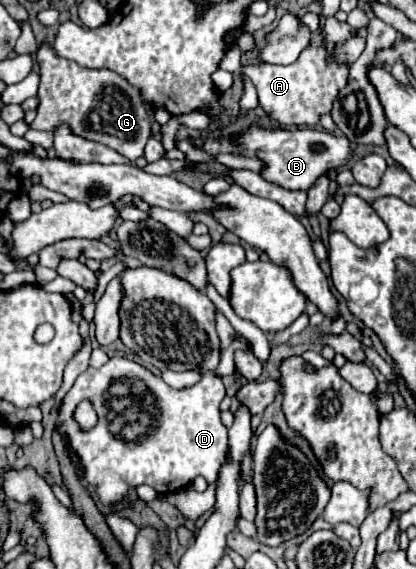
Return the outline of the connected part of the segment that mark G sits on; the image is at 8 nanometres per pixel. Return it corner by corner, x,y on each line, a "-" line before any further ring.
46,44
38,50
36,60
40,64
40,88
38,88
38,116
30,124
32,130
54,132
60,126
68,126
76,136
106,144
118,154
136,162
144,156
144,146
150,138
152,112
144,108
140,92
130,86
122,76
110,70
86,70
72,60
54,54

